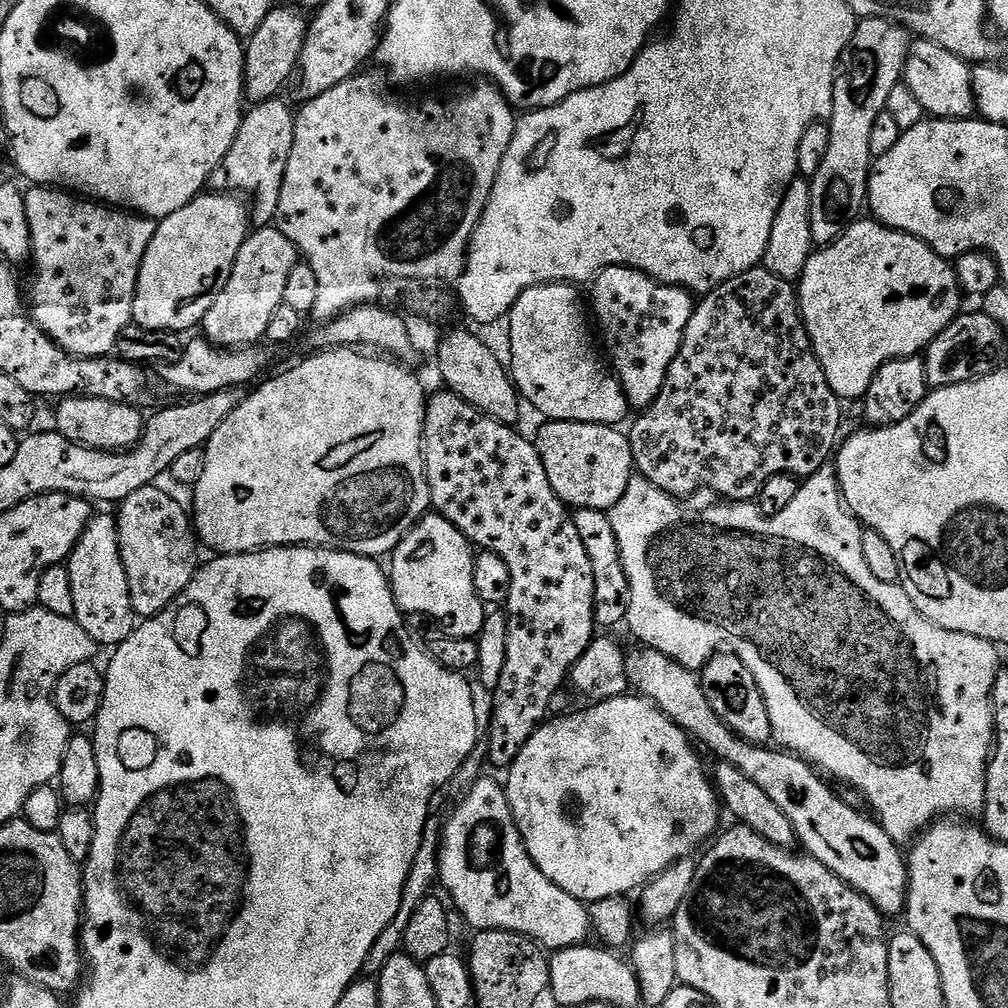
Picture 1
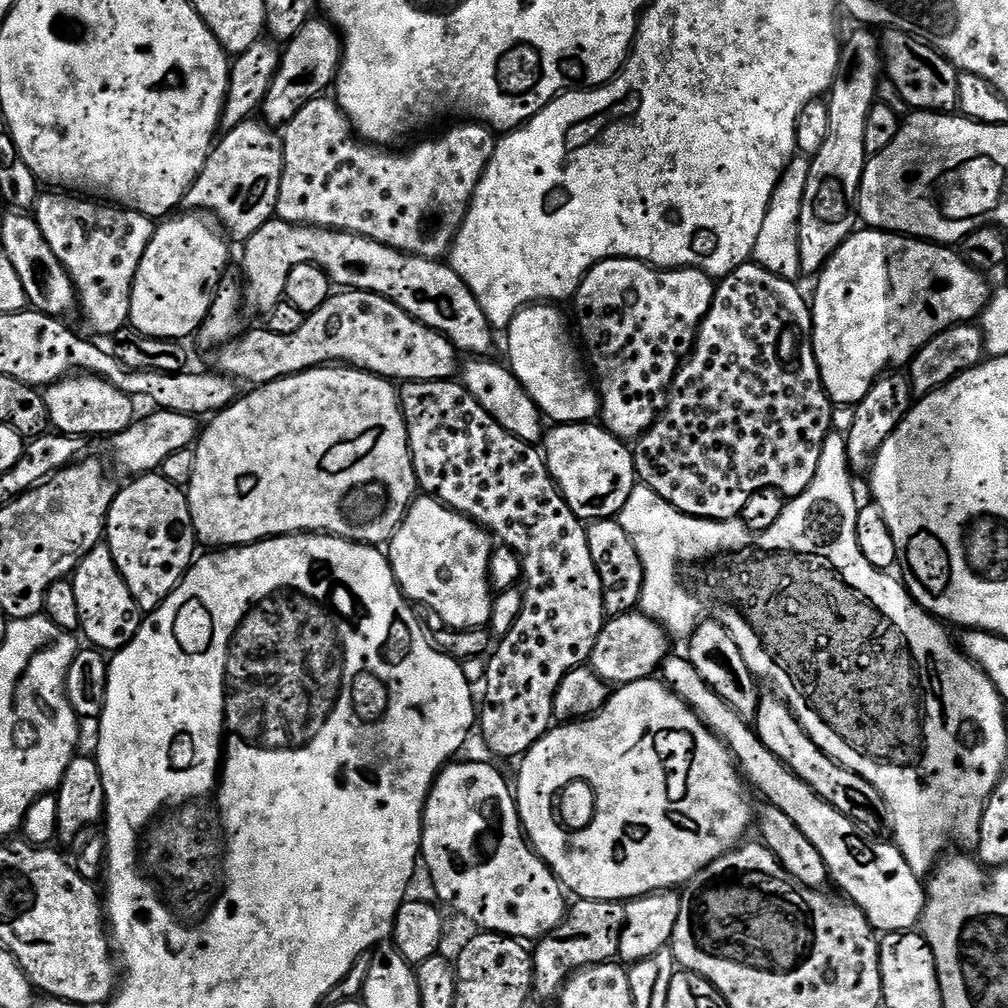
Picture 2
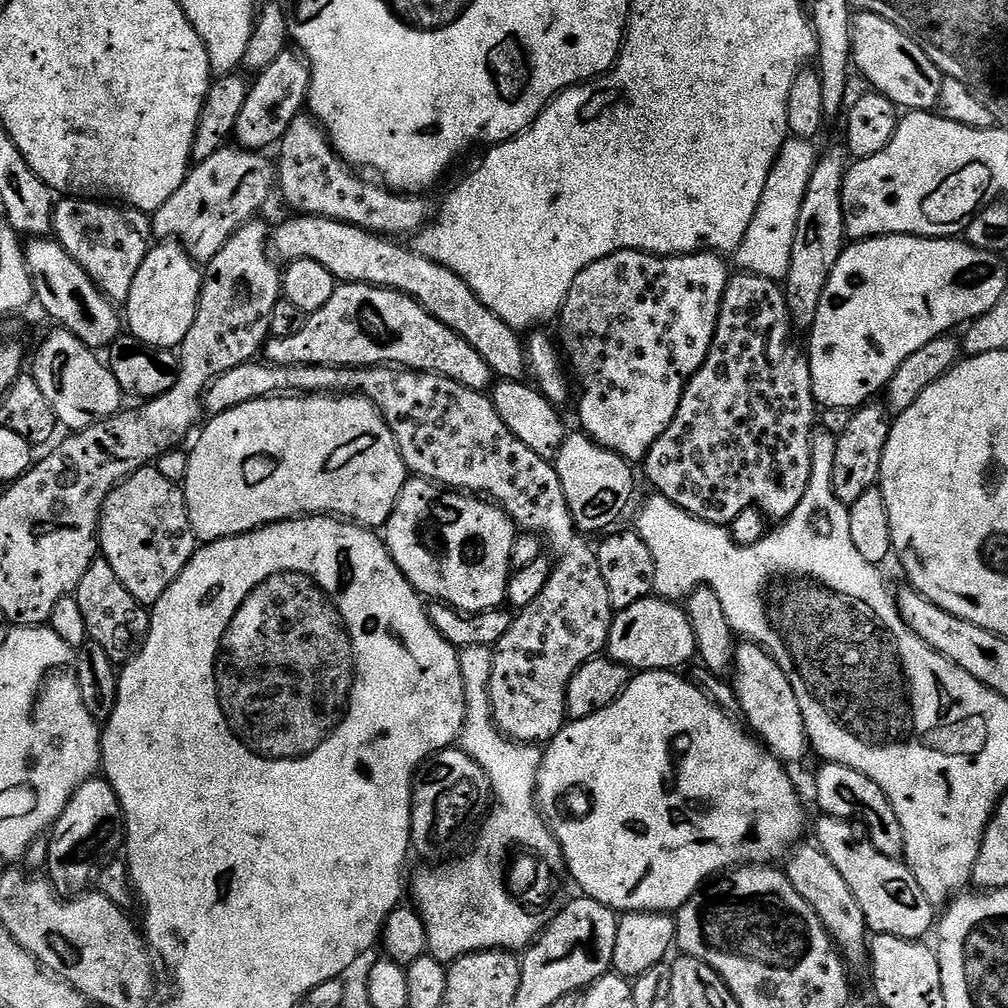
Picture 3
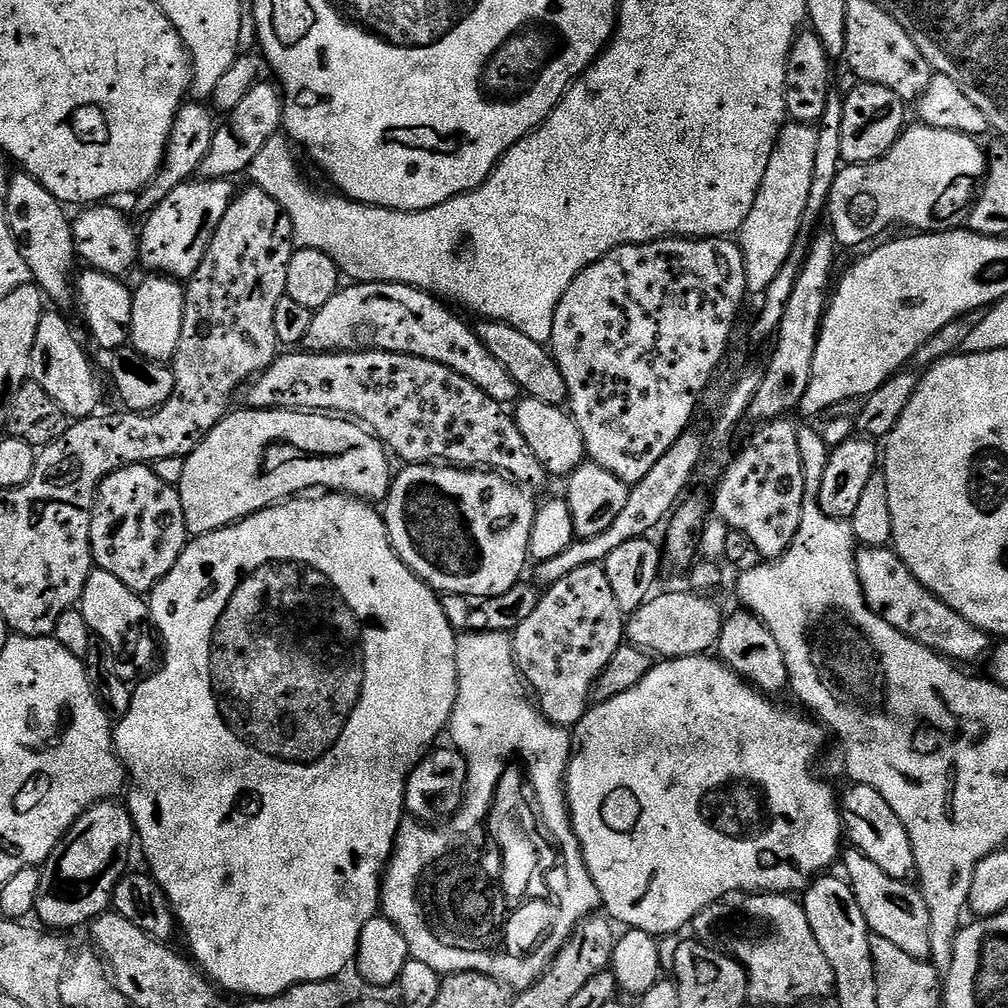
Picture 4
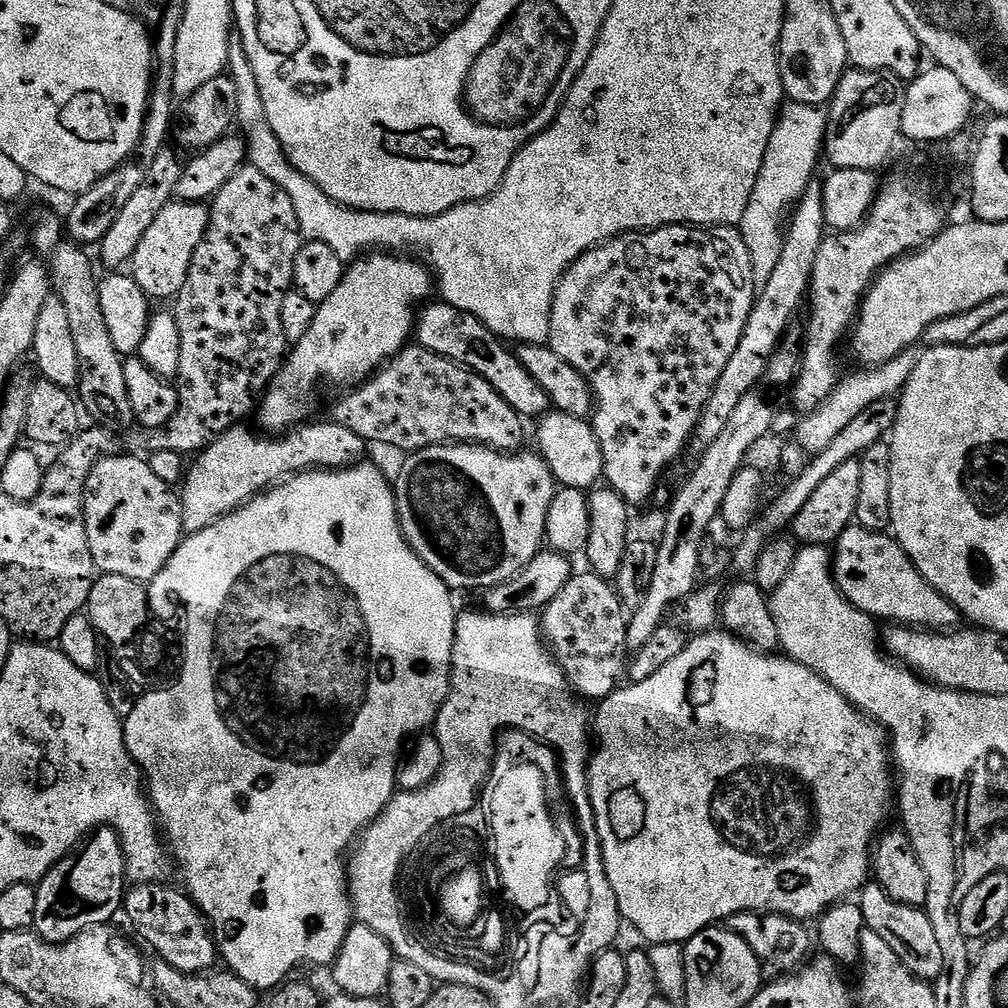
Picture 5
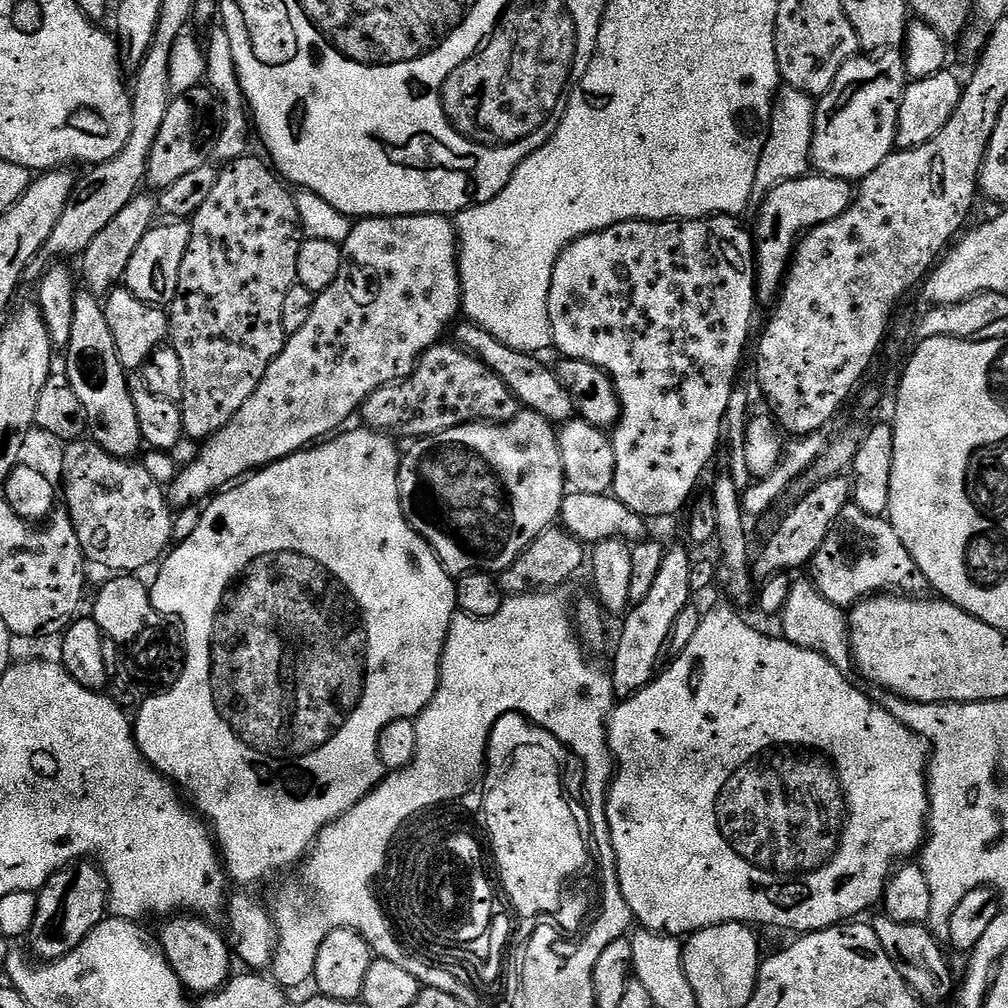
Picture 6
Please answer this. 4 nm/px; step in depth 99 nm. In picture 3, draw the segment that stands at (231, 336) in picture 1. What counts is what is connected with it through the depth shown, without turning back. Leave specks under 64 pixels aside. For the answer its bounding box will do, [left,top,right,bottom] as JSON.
[270,214,528,381]

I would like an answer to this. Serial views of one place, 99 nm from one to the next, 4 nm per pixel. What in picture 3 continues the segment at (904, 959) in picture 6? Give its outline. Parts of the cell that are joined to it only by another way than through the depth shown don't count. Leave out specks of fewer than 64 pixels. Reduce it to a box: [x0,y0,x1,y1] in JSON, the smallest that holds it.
[815,815,934,941]

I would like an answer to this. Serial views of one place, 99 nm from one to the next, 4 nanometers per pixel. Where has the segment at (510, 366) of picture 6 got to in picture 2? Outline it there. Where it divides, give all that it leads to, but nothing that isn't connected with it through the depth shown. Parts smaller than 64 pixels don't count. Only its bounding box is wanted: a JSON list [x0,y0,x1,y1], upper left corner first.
[215,291,462,386]

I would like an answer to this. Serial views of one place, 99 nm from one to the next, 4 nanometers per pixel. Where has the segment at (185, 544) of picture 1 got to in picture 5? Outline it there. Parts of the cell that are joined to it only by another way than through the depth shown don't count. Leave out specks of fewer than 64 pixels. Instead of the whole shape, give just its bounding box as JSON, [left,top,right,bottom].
[84,454,185,582]

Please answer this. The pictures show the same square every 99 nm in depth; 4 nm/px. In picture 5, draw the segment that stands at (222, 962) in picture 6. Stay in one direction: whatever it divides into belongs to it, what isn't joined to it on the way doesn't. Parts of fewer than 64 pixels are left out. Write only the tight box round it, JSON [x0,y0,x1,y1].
[123,882,218,976]

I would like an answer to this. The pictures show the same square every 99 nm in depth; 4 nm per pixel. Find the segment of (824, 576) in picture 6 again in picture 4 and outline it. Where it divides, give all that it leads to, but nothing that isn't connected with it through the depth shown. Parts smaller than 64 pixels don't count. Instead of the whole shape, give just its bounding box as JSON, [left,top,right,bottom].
[856,547,989,665]

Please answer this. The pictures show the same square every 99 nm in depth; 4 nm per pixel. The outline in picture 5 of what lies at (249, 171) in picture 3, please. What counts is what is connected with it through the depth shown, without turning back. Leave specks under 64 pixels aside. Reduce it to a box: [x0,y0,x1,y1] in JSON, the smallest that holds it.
[130,200,208,301]

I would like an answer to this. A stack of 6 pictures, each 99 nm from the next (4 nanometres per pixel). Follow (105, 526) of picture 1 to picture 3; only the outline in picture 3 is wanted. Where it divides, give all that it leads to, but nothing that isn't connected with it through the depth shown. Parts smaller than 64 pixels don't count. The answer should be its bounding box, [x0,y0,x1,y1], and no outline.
[74,558,149,662]

